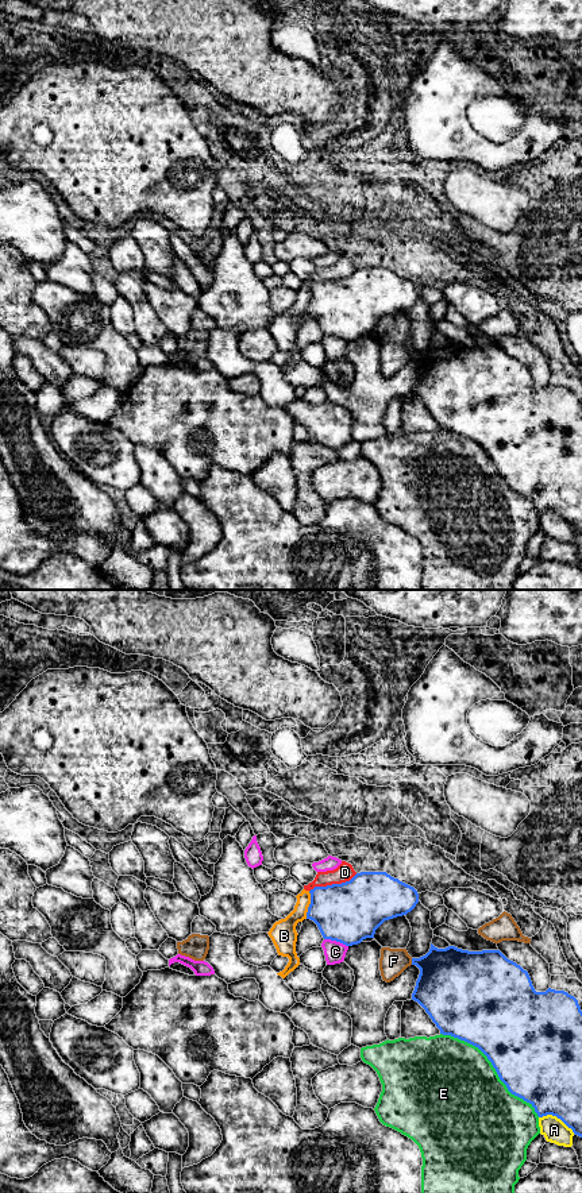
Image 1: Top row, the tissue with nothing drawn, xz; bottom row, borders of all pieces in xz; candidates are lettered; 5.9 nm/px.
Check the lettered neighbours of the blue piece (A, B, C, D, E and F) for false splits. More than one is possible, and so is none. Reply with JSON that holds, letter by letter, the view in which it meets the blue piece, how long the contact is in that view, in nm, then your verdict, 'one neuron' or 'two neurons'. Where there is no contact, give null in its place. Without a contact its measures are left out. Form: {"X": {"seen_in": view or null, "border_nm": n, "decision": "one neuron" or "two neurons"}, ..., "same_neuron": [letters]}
{"A": {"seen_in": "xz", "border_nm": 240, "decision": "two neurons"}, "B": {"seen_in": "xz", "border_nm": 170, "decision": "two neurons"}, "C": {"seen_in": "xz", "border_nm": 150, "decision": "two neurons"}, "D": {"seen_in": "xz", "border_nm": 300, "decision": "two neurons"}, "E": {"seen_in": "xz", "border_nm": 750, "decision": "two neurons"}, "F": {"seen_in": "xz", "border_nm": 40, "decision": "two neurons"}, "same_neuron": []}

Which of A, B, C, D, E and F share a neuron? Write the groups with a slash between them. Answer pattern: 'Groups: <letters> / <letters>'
Groups: A B D / C / E / F

